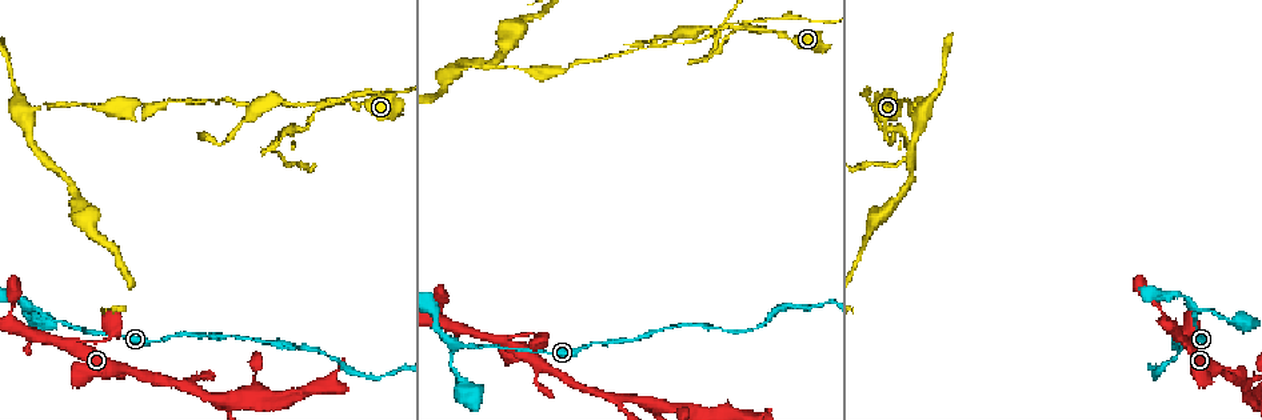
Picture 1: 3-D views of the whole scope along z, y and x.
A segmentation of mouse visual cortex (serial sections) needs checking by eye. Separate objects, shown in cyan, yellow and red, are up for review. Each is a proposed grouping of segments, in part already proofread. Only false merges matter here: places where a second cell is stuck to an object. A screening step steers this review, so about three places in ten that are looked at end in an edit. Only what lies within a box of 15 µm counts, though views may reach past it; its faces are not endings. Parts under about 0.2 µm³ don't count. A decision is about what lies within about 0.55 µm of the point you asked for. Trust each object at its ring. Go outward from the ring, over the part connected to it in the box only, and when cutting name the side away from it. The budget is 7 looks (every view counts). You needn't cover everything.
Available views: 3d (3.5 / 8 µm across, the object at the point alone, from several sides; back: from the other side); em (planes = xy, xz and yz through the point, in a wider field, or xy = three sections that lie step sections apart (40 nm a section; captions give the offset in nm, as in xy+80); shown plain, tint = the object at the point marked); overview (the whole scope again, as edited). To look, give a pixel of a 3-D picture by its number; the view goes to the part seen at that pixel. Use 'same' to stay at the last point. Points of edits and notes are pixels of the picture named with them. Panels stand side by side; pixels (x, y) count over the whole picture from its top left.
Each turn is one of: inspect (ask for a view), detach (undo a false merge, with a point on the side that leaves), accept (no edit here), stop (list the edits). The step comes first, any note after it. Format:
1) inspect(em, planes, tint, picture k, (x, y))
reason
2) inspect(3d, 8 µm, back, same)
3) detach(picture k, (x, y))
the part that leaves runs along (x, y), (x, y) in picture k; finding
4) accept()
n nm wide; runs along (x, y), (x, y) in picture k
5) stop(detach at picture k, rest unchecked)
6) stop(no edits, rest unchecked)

inspect(3d, 3.5 µm, picture 1, (752, 27))
arms run side by side

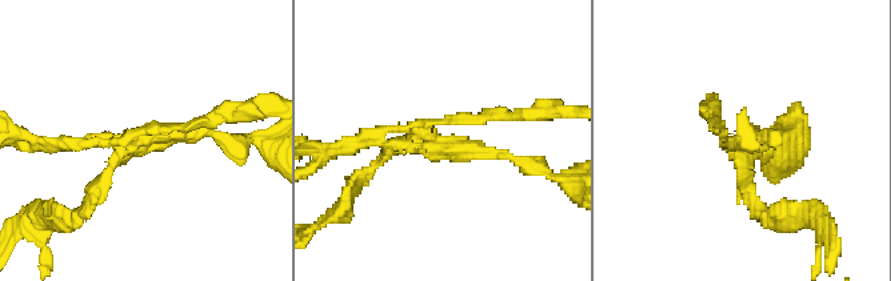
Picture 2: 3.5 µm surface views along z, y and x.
inspect(em, xy, step 3, tint, picture 2, (432, 145))
4 arms; arms of 100, 150, 150, 150 nm

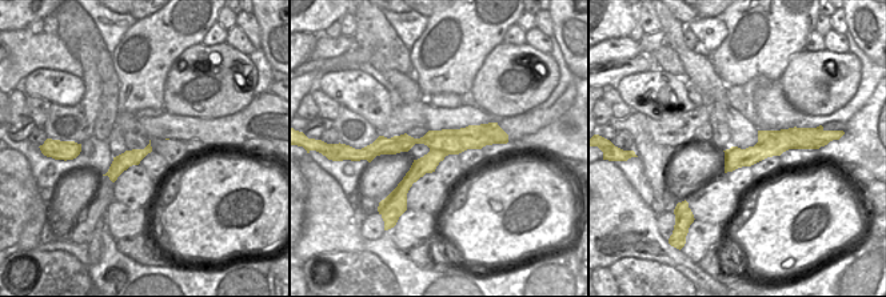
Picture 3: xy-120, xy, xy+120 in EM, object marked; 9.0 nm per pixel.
accept()
runs along (382, 140), (497, 140) in picture 3; all the same cell

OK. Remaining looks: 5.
inspect(3d, 3.5 µm, picture 1, (273, 147))
abrupt turn

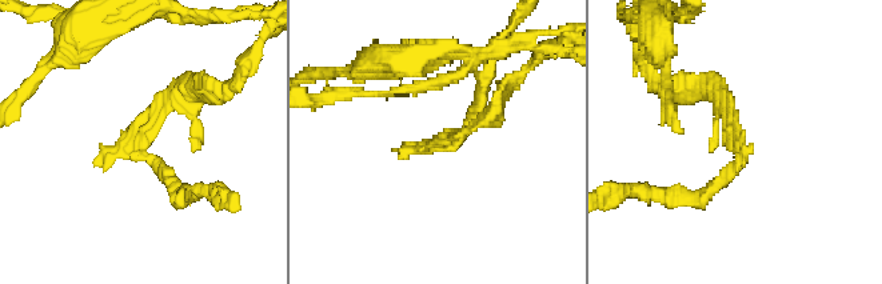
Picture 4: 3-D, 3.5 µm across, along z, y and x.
inspect(em, xy, step 3, tint, picture 4, (134, 143))
shape alone is not enough

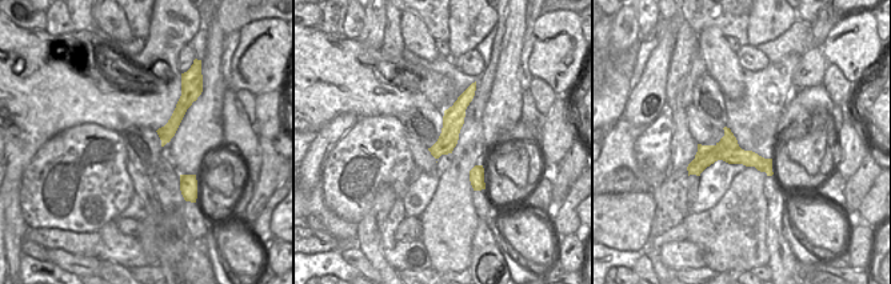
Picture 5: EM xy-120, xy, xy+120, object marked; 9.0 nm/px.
accept()
continuous, no second cell

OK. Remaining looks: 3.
inspect(3d, 3.5 µm, picture 1, (25, 111))
two arms in line, one across

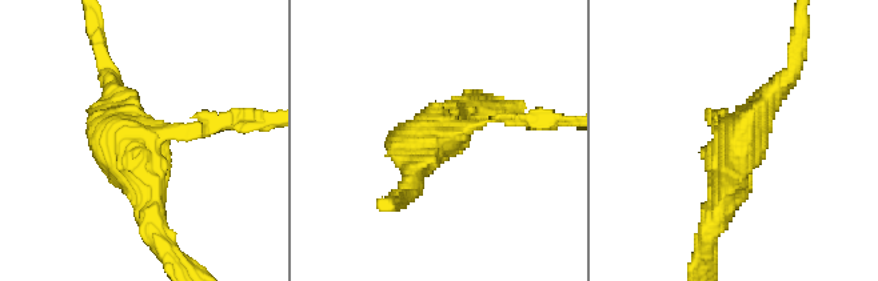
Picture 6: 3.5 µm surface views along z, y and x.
inspect(em, xy, step 1, tint, picture 6, (732, 149))
shape alone is not enough

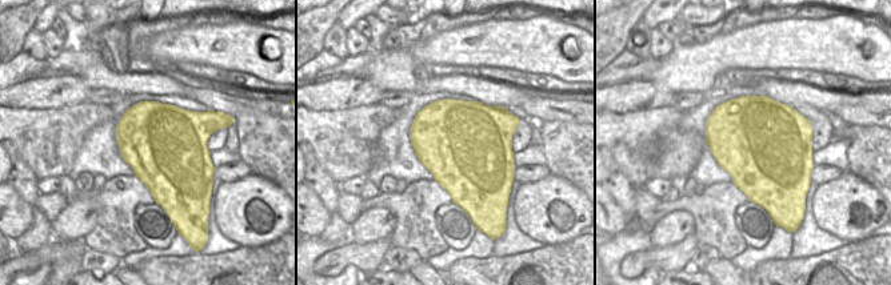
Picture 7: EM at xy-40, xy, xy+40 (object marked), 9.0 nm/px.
accept()
runs along (224, 123), (142, 148), (155, 229) in picture 6; one cell here

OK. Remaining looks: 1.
stop(no edits, rest unchecked)

